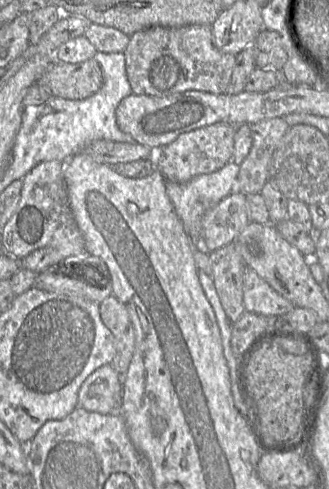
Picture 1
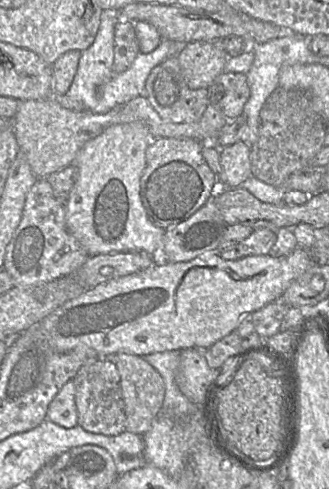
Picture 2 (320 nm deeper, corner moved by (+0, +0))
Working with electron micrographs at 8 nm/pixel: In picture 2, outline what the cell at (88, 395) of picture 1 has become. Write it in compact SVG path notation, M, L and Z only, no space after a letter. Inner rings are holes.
M69 380L50 402L46 420L64 428L78 425L78 412L75 402L75 385Z

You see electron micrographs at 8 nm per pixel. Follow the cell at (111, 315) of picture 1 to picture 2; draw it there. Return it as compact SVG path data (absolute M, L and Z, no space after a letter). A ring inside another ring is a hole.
M118 353L107 357L114 362L121 378L122 395L125 403L125 431L143 436L151 428L153 420L163 404L165 383L162 376L142 356Z

